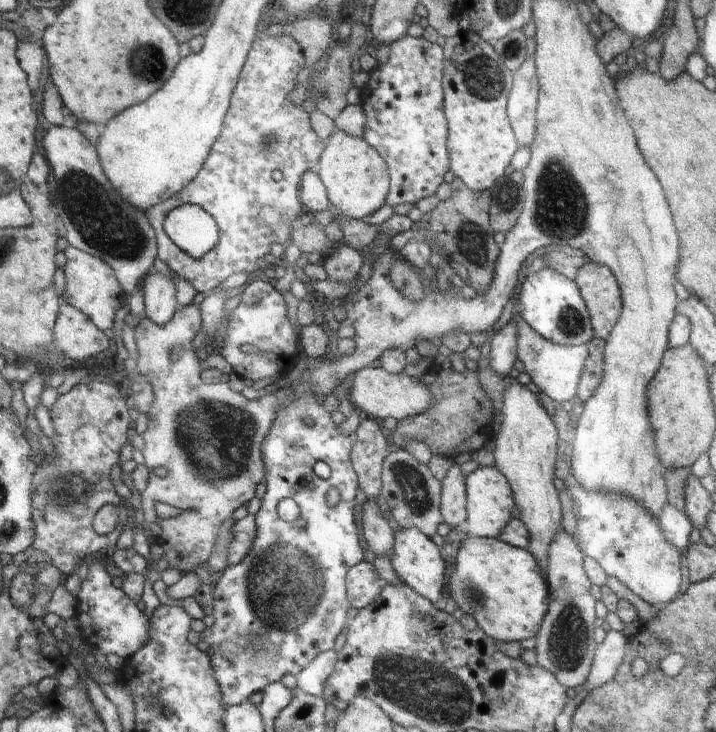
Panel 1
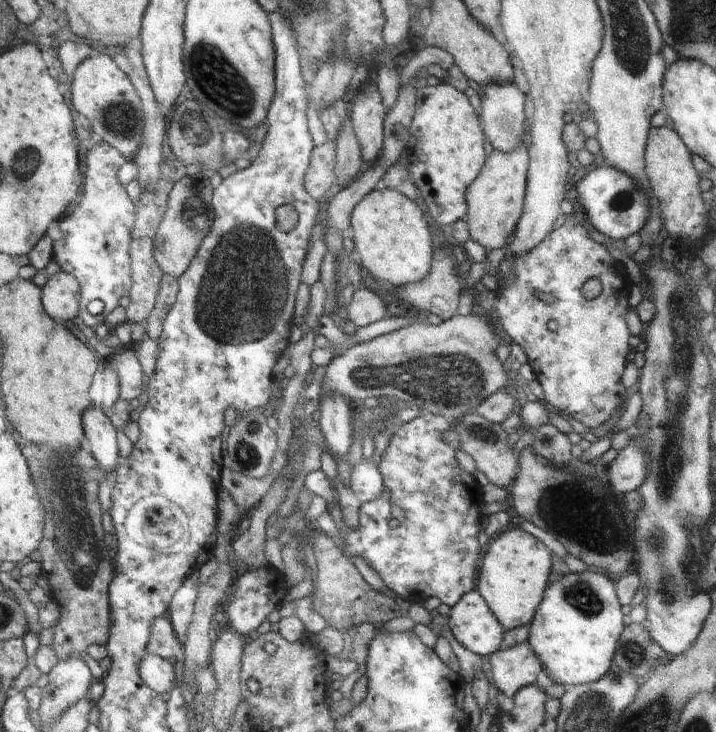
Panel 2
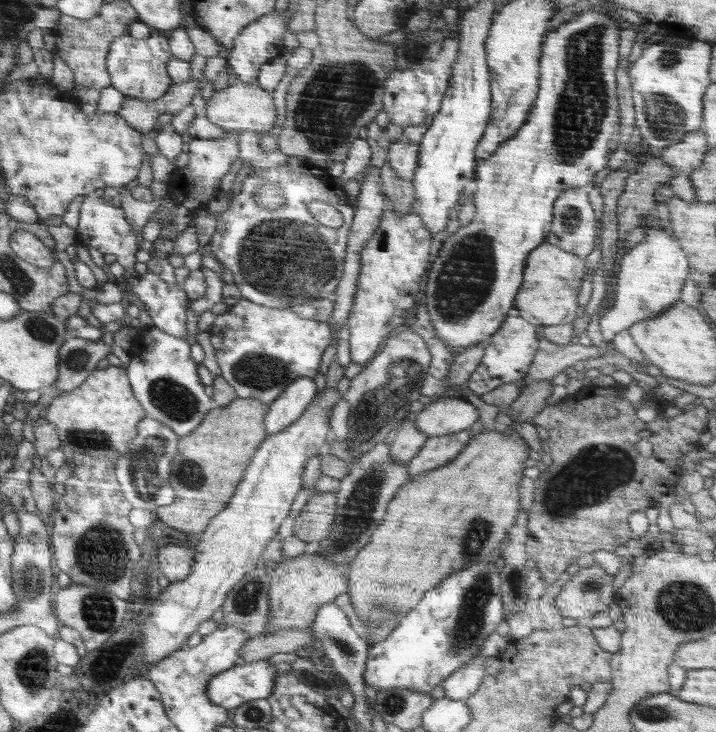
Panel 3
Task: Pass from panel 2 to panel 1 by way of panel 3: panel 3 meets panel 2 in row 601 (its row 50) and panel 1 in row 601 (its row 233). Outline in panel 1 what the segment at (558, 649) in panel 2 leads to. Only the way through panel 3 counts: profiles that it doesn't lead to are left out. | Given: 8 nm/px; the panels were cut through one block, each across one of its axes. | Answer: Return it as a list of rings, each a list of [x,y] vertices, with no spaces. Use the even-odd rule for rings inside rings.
[[[470,537],[462,541],[449,574],[449,593],[459,606],[458,614],[472,615],[488,637],[517,642],[536,637],[549,610],[547,576],[528,549],[504,543],[499,538]]]

